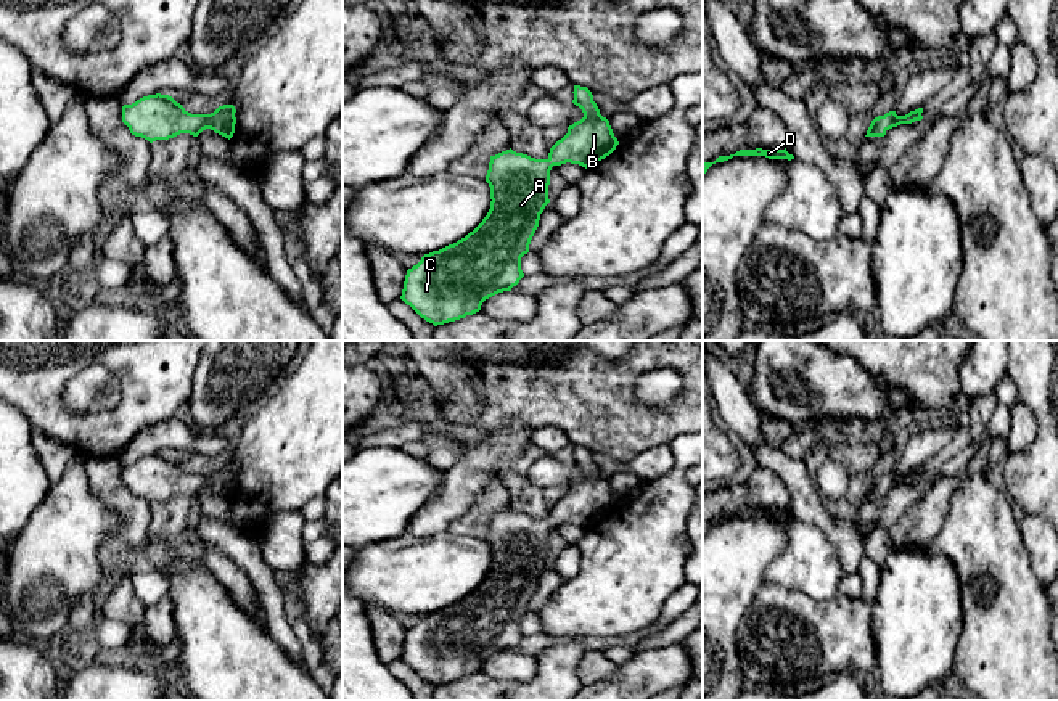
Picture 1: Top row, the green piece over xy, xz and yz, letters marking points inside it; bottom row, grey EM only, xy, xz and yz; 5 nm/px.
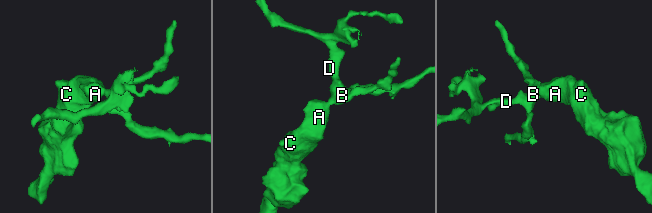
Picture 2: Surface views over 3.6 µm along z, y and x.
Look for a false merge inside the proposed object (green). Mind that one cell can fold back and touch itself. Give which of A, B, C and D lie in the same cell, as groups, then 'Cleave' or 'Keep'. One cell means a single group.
Groups: A B C D. Keep

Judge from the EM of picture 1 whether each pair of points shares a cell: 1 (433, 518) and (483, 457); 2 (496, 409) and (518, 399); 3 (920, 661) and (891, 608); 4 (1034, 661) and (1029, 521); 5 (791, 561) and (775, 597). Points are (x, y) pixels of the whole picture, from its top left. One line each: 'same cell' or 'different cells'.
1: same cell
2: same cell
3: same cell
4: different cells
5: different cells

